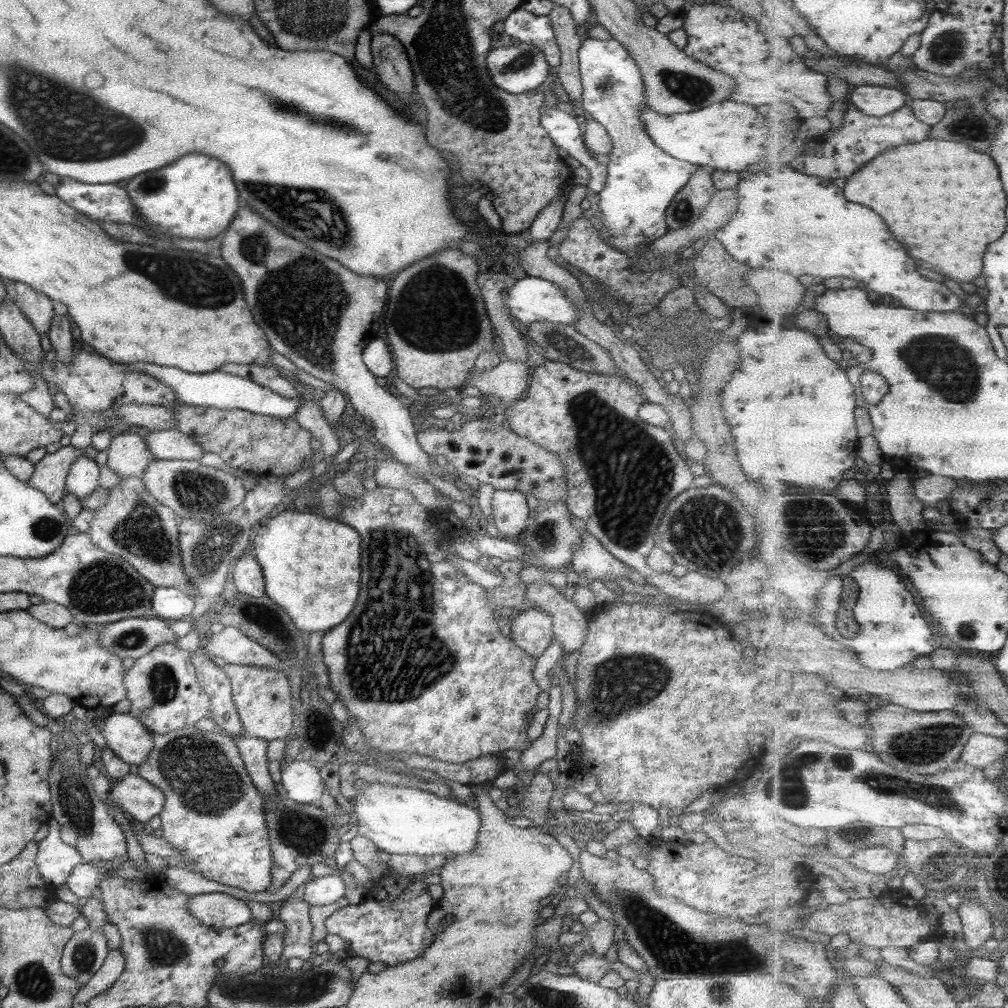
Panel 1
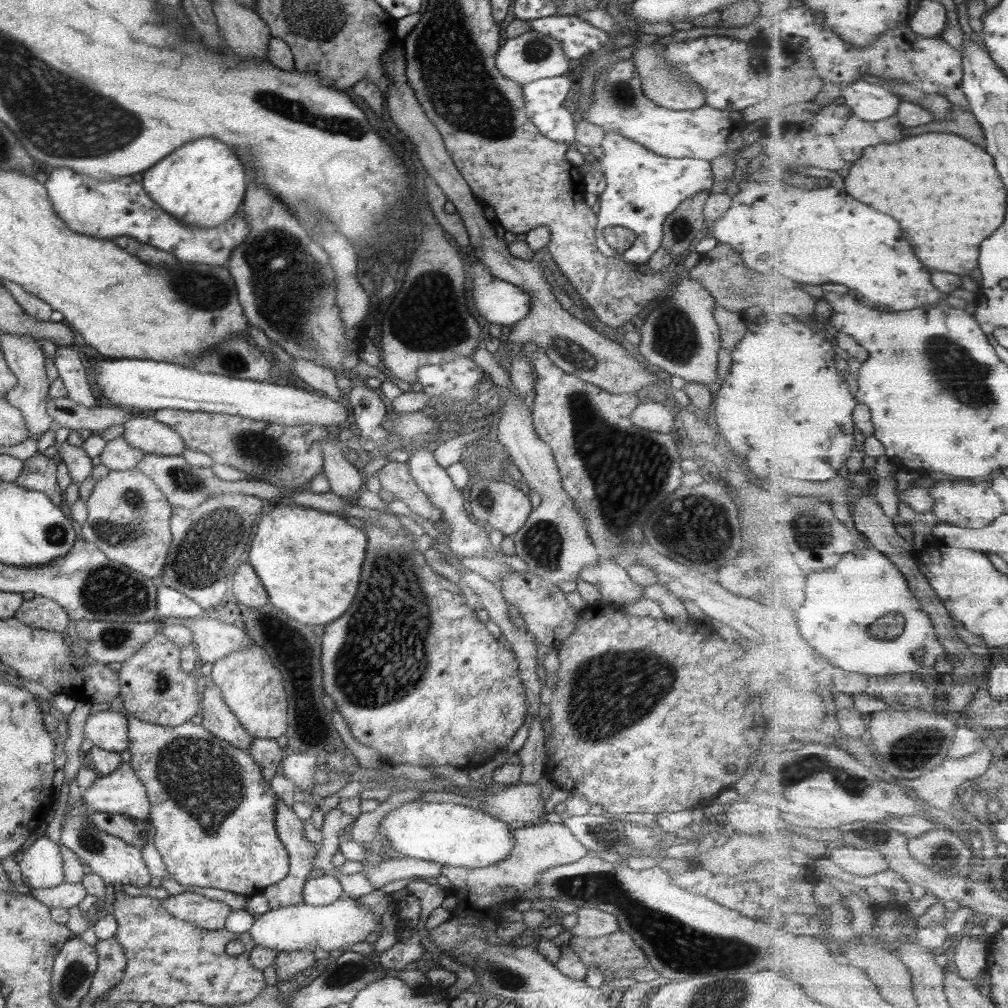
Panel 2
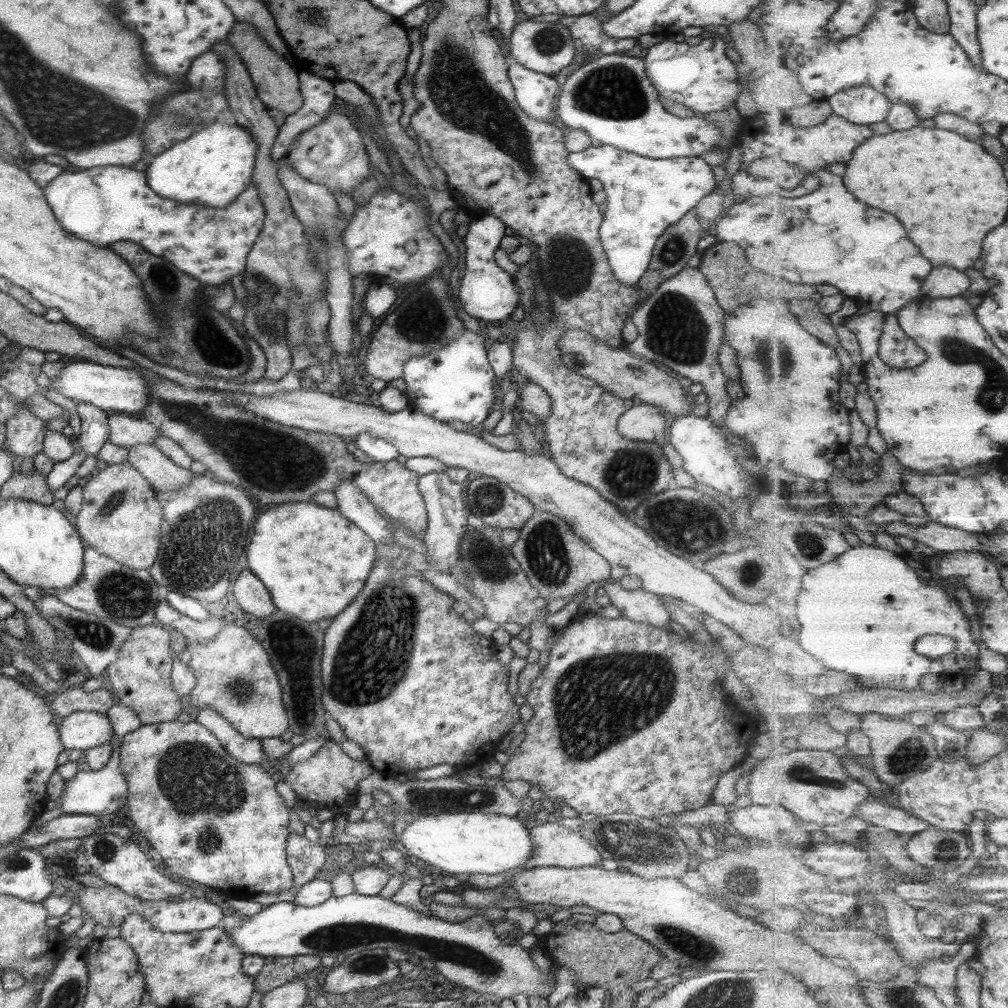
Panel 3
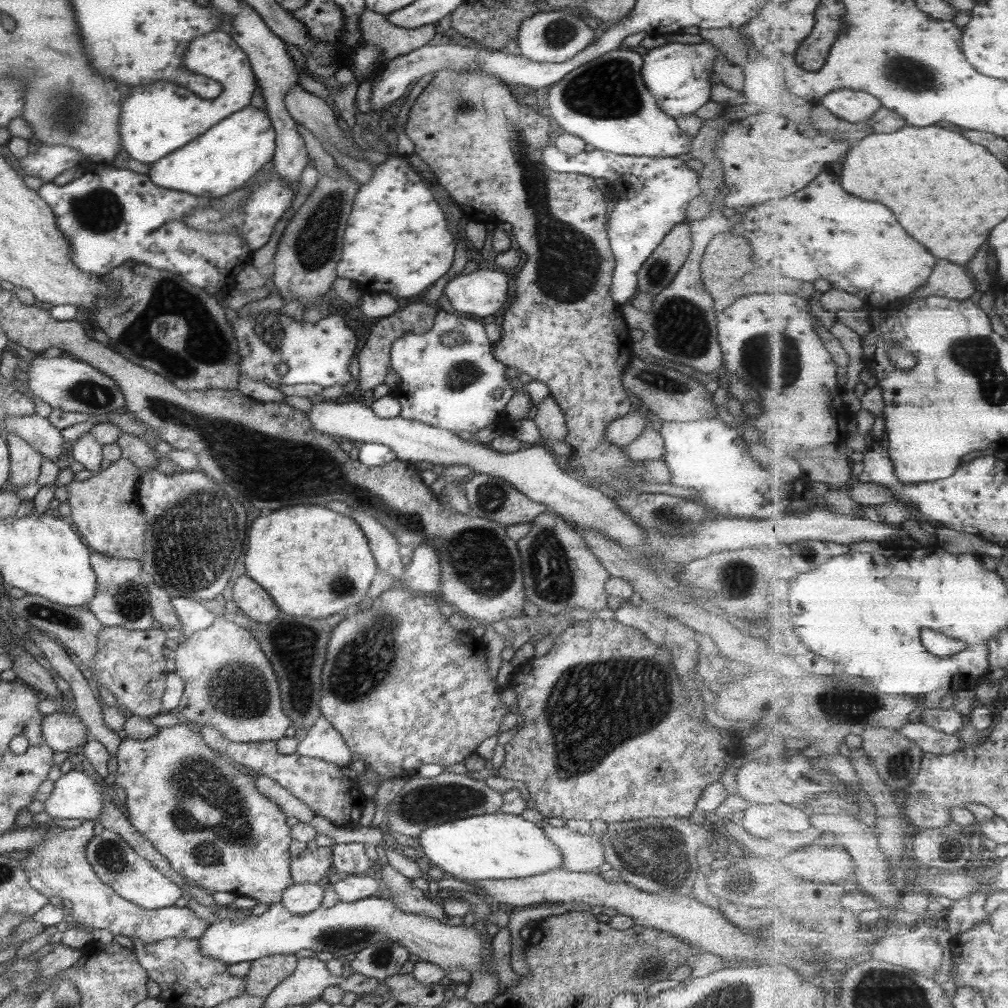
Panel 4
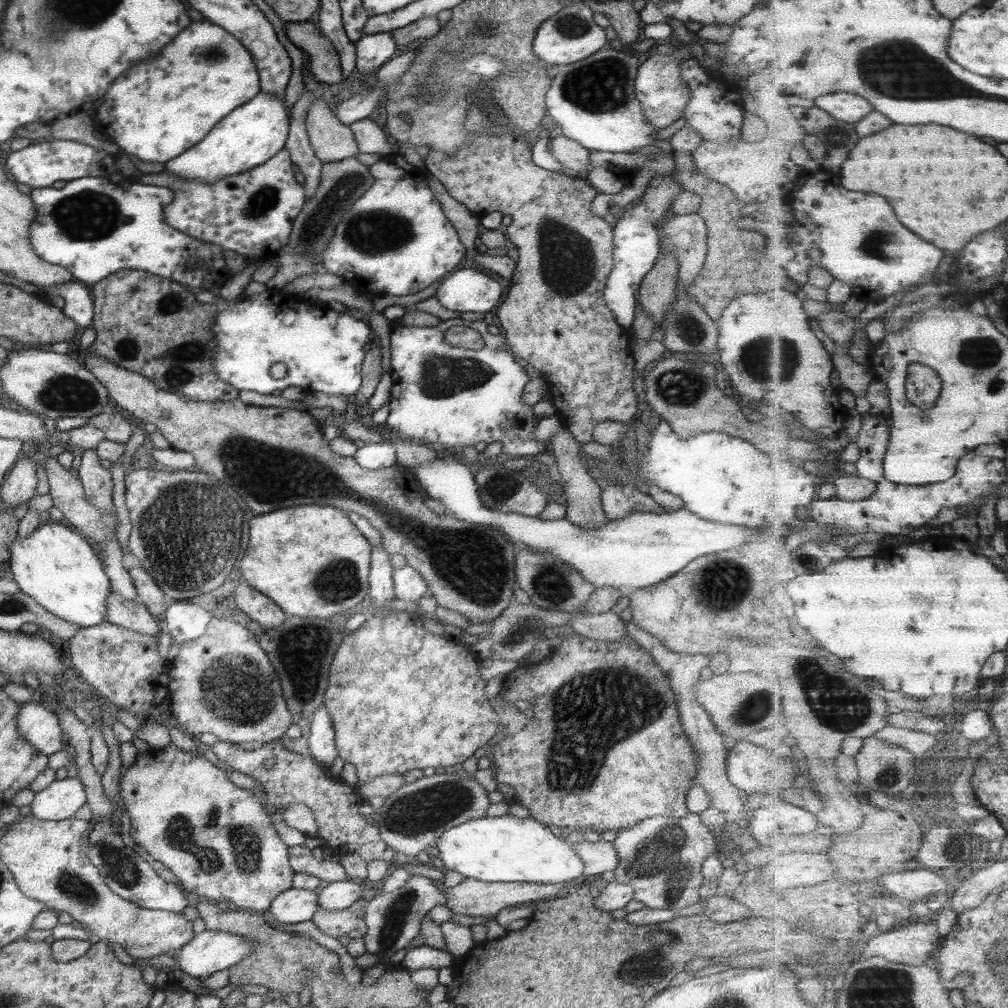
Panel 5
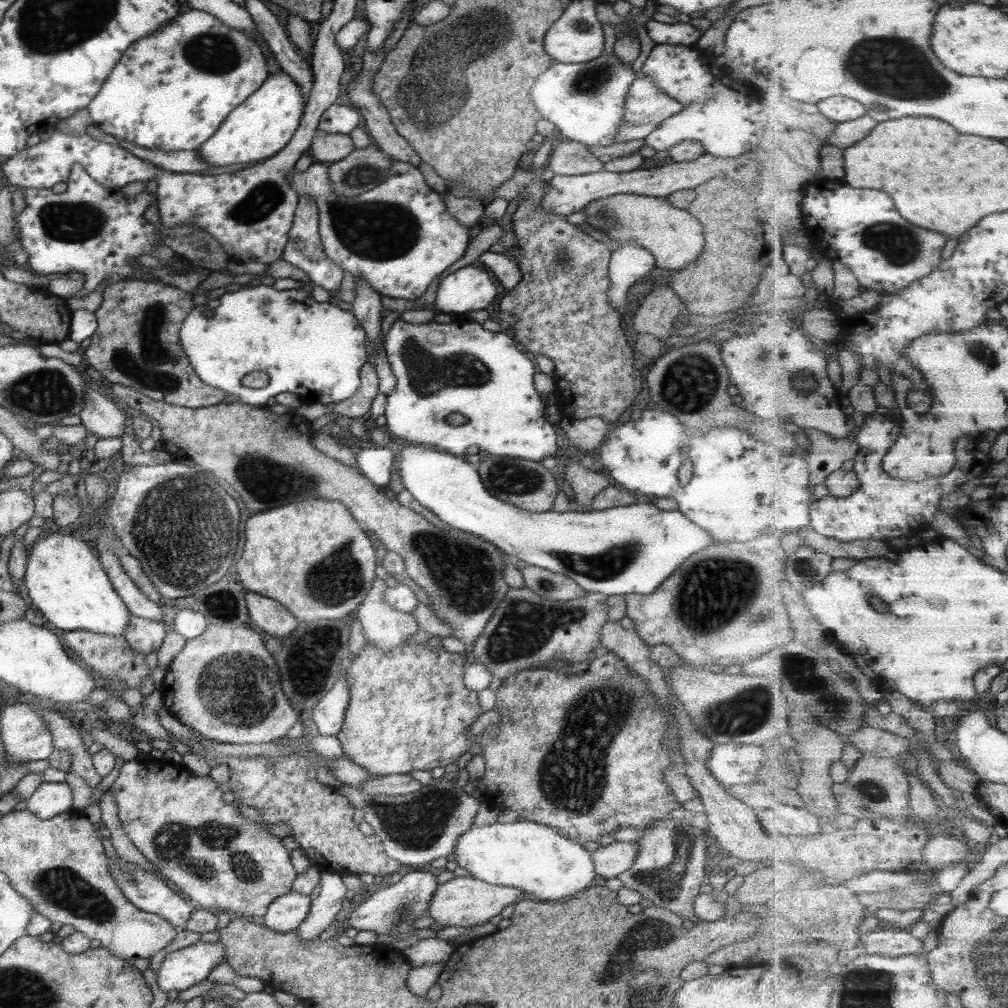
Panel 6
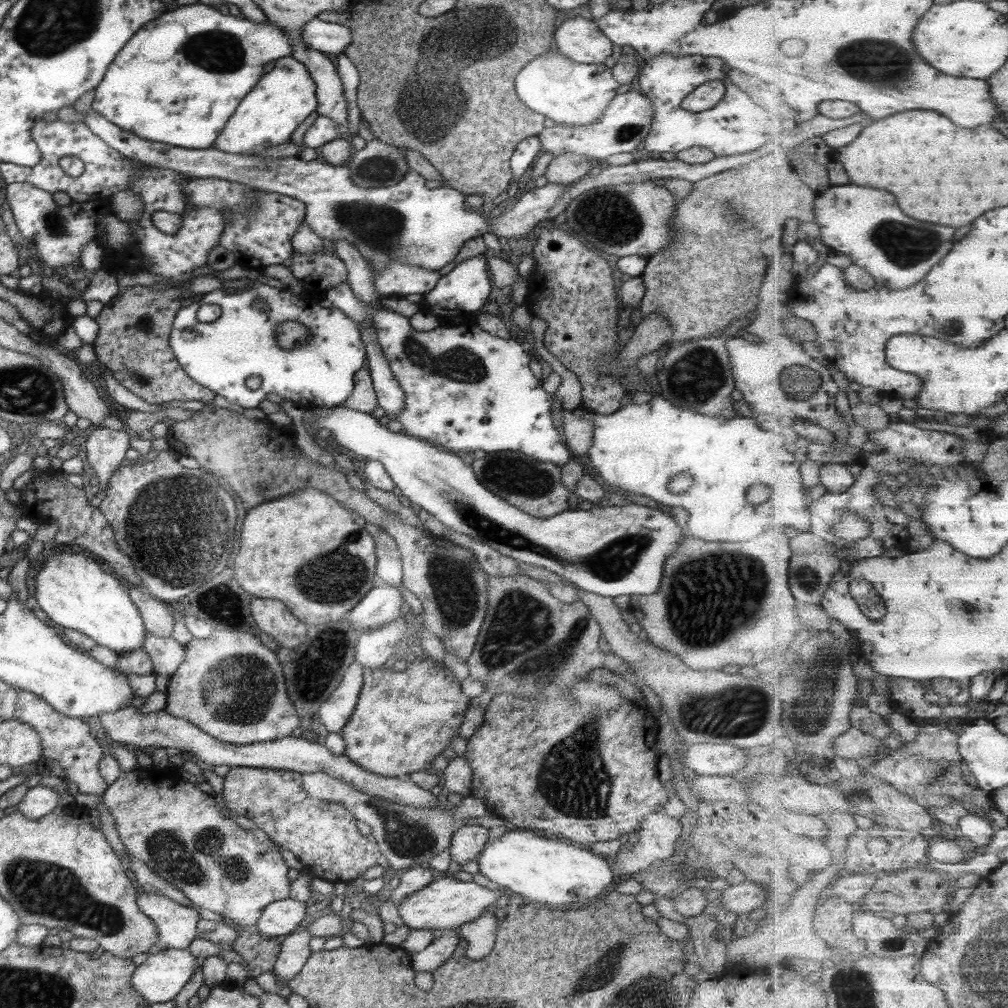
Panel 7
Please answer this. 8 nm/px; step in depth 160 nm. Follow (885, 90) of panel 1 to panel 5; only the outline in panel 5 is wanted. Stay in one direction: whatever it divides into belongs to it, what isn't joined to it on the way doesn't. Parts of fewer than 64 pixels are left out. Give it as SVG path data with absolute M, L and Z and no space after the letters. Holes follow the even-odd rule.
M850 92L825 94L825 98L815 99L815 105L849 124L856 124L875 110L868 98Z

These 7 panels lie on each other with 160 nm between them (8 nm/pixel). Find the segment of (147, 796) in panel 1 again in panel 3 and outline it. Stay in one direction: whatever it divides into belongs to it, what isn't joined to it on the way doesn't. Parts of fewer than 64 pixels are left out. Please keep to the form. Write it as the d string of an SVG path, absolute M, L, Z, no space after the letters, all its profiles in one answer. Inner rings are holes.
M113 735L111 747L113 752L109 757L108 763L99 770L91 771L90 769L82 768L77 774L64 781L65 795L61 801L61 810L65 814L86 814L91 816L103 816L116 812L126 804L127 783L120 769L120 747L118 740Z

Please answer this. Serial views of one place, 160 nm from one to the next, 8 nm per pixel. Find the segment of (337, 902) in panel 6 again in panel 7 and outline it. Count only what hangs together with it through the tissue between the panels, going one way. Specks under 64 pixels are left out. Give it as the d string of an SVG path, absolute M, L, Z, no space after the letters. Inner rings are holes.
M297 927L286 935L272 965L271 979L277 986L286 986L287 982L301 971L311 953L309 946L311 939L312 936L307 927Z

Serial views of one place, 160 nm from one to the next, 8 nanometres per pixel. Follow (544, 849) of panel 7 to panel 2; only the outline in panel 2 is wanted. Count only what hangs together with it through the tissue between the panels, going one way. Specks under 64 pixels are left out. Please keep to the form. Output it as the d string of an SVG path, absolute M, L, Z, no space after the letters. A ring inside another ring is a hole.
M410 801L387 811L377 831L401 857L437 862L441 867L485 868L505 860L513 848L513 831L479 809L453 803Z

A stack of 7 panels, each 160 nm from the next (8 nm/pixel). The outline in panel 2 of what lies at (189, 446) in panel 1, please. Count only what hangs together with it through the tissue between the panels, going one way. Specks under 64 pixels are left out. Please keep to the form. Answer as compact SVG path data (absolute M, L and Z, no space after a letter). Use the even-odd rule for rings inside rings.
M133 417L119 426L123 428L121 438L141 452L161 456L179 456L183 452L182 439L157 420Z

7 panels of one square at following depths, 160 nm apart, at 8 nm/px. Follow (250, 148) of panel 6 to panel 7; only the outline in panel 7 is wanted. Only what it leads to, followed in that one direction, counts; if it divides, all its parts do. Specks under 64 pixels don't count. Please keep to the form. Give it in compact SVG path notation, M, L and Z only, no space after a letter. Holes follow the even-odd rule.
M287 55L274 60L274 67L261 75L257 84L241 99L233 114L227 119L222 131L212 142L212 147L227 154L257 155L269 147L281 145L290 140L291 132L316 110L315 85L307 69Z

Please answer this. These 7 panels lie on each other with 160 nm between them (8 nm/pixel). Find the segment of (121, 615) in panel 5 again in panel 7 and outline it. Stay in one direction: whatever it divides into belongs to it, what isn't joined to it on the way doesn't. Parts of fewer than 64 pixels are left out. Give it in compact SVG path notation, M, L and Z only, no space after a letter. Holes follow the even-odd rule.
M147 631L144 635L141 649L151 659L153 674L171 678L183 658L185 646L181 646L171 637L157 637Z

